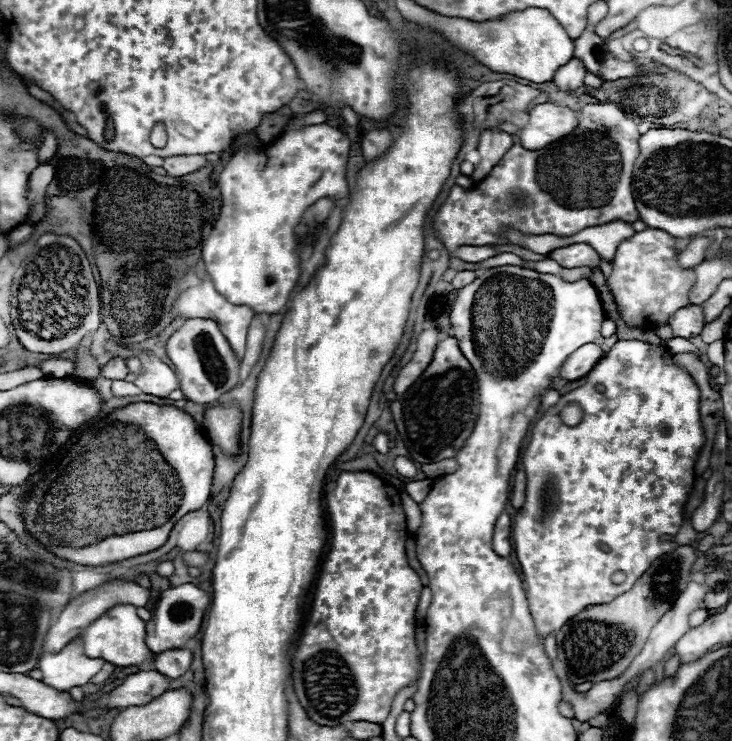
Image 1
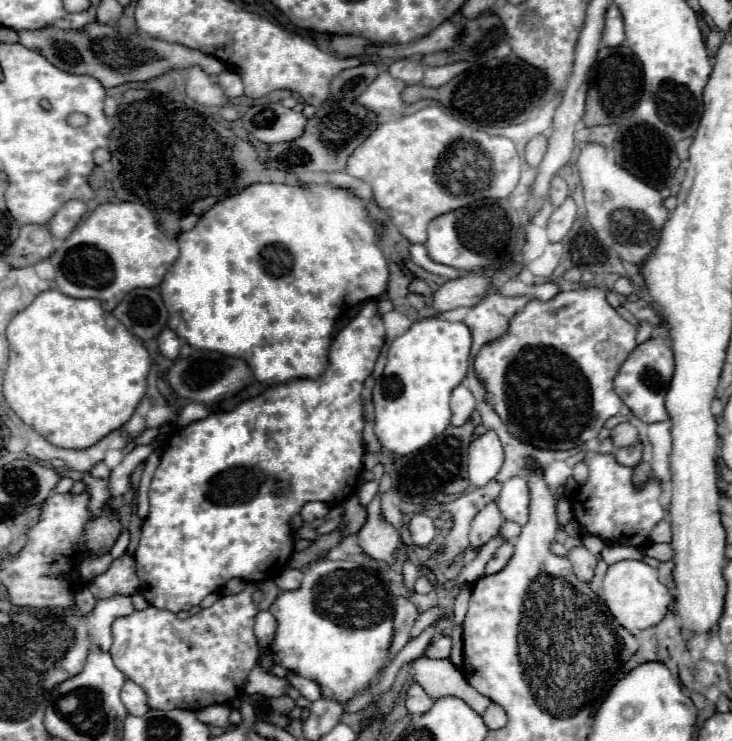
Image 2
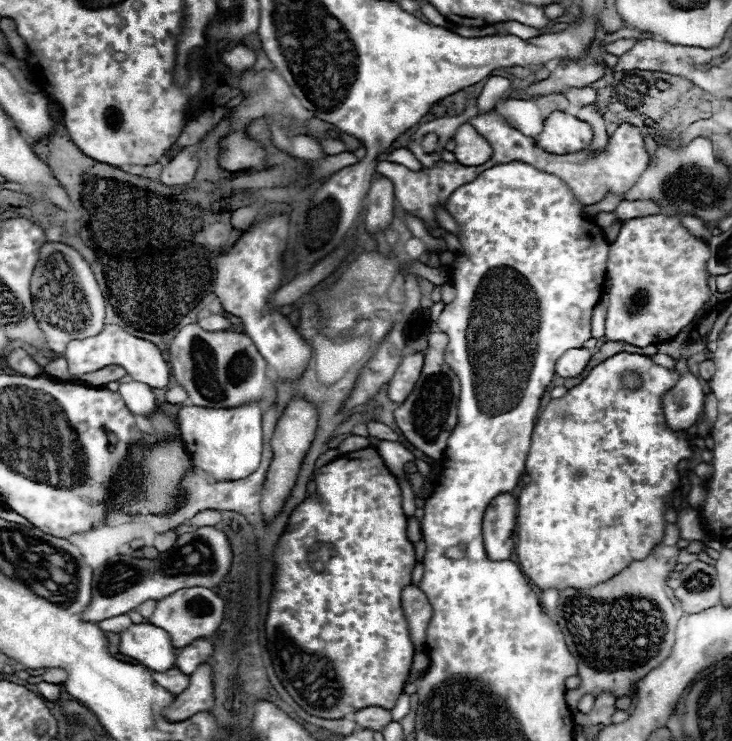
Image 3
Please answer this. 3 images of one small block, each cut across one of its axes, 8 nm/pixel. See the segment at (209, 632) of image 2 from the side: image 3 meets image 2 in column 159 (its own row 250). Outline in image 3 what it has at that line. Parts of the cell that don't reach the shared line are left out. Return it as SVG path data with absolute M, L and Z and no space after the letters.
M654 214L654 216L642 216L642 218L632 218L632 220L626 220L622 224L622 230L616 238L616 242L610 244L610 252L608 252L608 262L606 262L606 272L610 274L610 280L612 280L612 286L608 290L608 314L606 314L606 338L612 340L612 342L628 342L632 346L648 346L648 344L660 344L660 342L666 342L670 338L674 338L682 328L686 328L696 312L702 308L704 302L710 300L710 290L708 290L708 272L706 272L706 262L710 260L710 248L708 244L704 244L702 240L694 238L680 222L680 218L674 218L674 216L664 216L664 214Z

